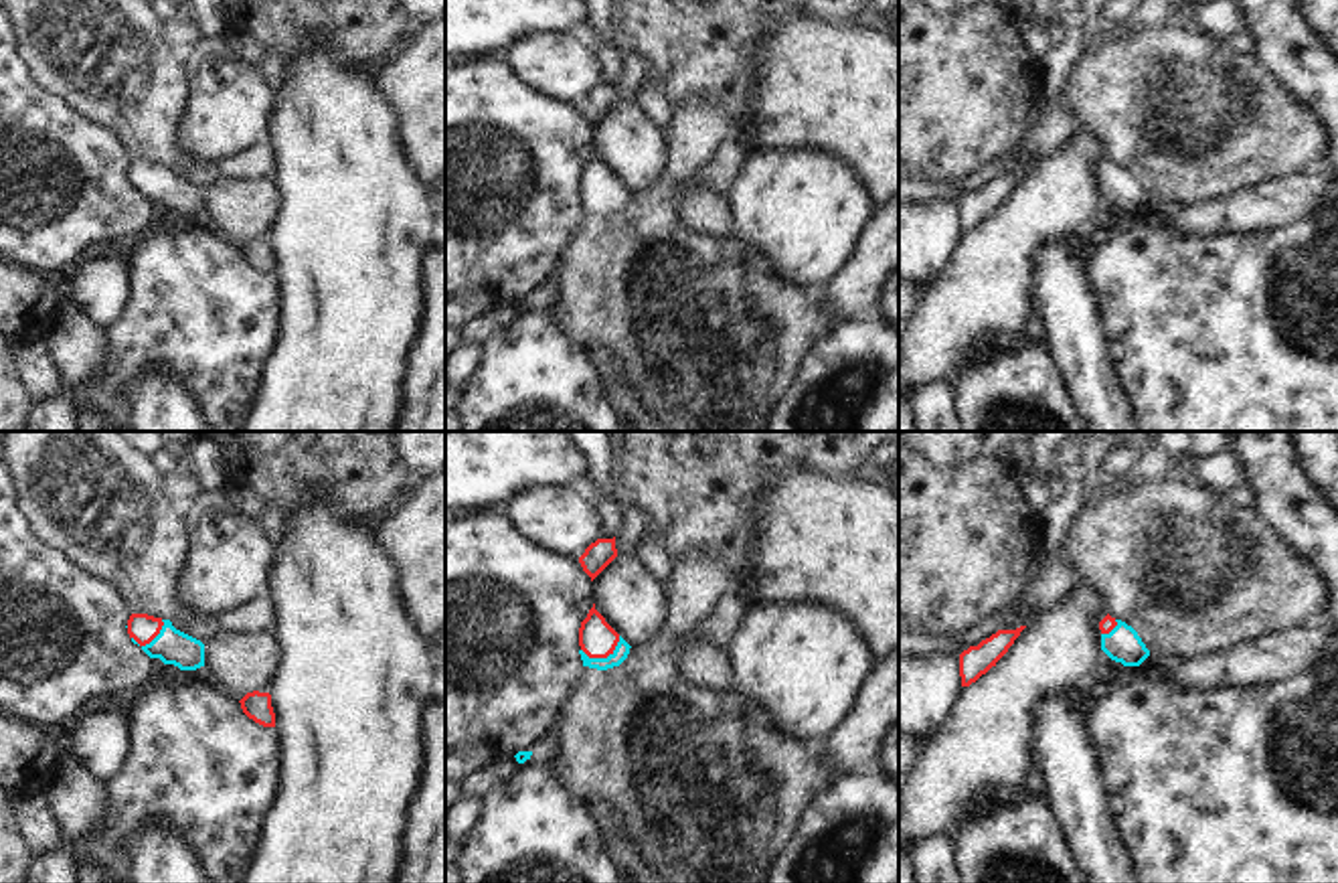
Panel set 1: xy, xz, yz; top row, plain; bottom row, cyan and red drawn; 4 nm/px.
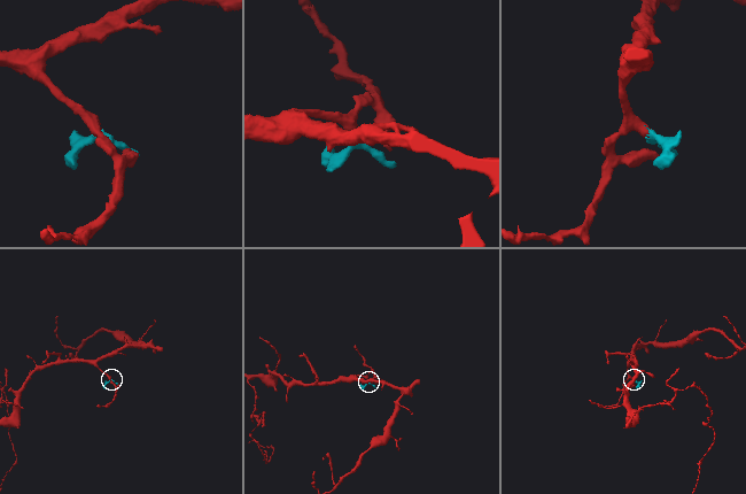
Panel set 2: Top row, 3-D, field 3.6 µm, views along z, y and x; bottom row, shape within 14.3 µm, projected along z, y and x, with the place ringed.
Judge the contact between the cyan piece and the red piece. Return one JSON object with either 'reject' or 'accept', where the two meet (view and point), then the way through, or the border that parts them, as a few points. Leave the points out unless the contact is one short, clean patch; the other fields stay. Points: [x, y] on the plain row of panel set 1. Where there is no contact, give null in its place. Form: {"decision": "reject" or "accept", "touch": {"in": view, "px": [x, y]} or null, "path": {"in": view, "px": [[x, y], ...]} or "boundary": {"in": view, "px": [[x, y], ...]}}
{"decision": "accept", "touch": {"in": "xz", "px": [604, 205]}, "path": {"in": "xz", "px": [[622, 195], [614, 195], [604, 205], [598, 185]]}}

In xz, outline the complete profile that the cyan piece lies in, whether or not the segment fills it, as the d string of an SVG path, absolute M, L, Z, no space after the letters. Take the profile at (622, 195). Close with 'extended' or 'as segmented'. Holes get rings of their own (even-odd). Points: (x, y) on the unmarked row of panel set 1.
M595 150L581 168L579 192L583 213L597 217L619 213L632 194L595 156Z; extended

